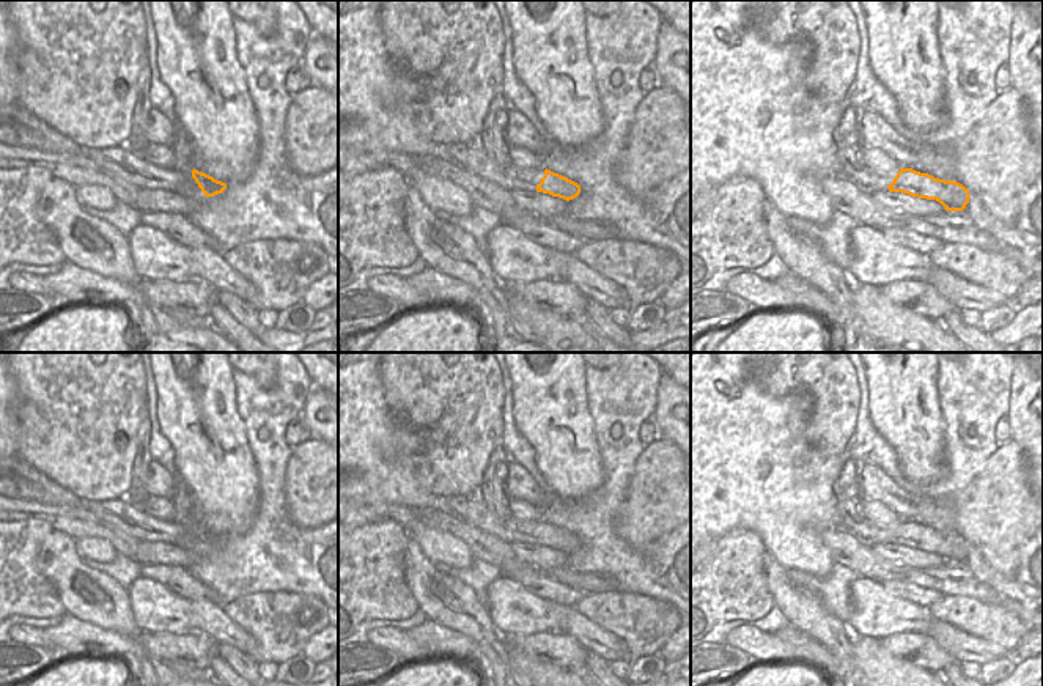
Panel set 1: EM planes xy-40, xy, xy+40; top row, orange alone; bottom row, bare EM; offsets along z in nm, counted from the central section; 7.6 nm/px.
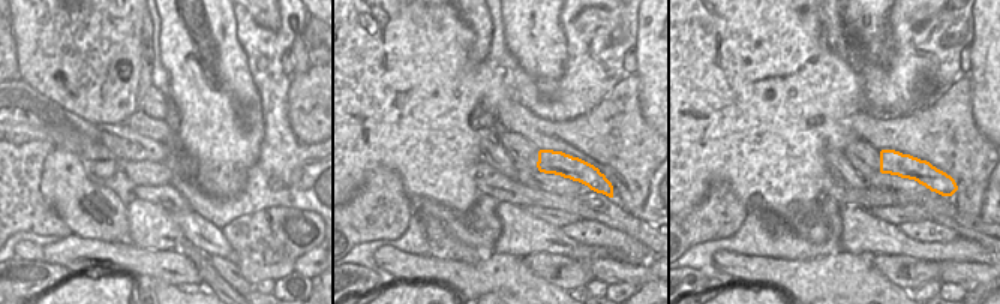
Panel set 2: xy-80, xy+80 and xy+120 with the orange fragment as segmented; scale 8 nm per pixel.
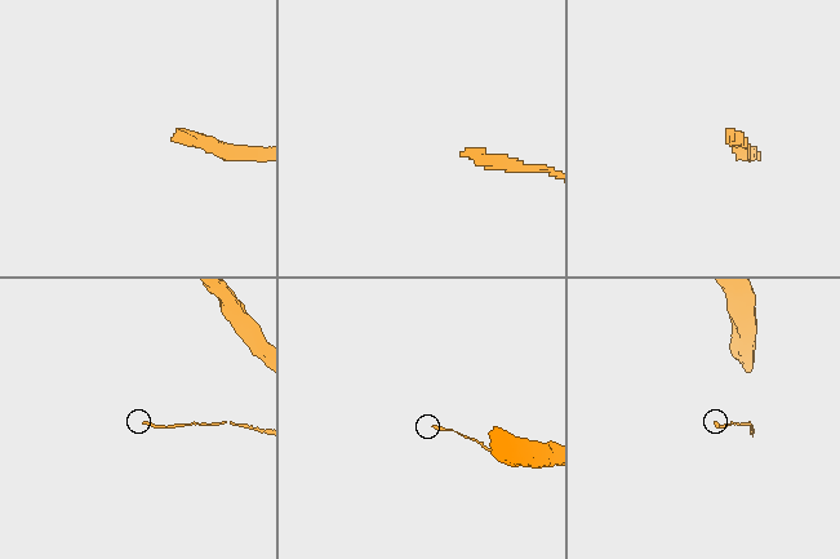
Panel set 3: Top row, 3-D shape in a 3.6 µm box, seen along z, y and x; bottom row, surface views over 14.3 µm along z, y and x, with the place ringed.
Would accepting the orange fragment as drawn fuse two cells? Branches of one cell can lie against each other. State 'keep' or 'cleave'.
cleave

